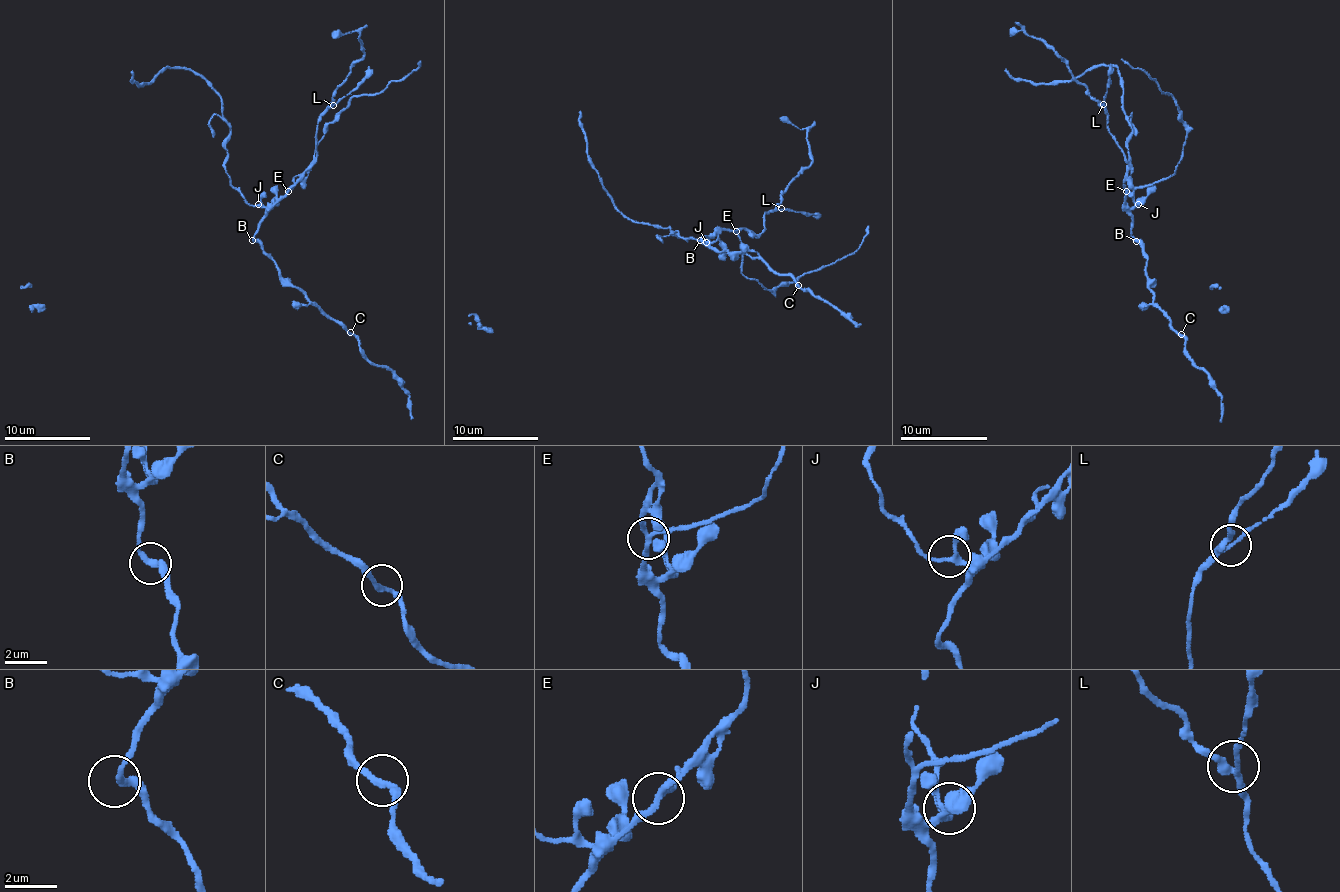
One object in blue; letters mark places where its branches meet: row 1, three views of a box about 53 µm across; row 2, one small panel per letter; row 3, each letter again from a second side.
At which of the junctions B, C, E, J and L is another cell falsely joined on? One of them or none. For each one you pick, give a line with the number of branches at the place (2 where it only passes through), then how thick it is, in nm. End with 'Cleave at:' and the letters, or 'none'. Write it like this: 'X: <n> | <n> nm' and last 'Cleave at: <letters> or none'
E: 3 | 220 nm
Cleave at: E

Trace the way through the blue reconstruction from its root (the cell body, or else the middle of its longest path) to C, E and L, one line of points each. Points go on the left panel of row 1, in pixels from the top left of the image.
C: (258, 206), (269, 210), (254, 236), (260, 249), (286, 281), (299, 287), (350, 332)
E: (258, 206), (273, 206), (288, 191)
L: (258, 206), (273, 206), (316, 159), (318, 120), (333, 105)

